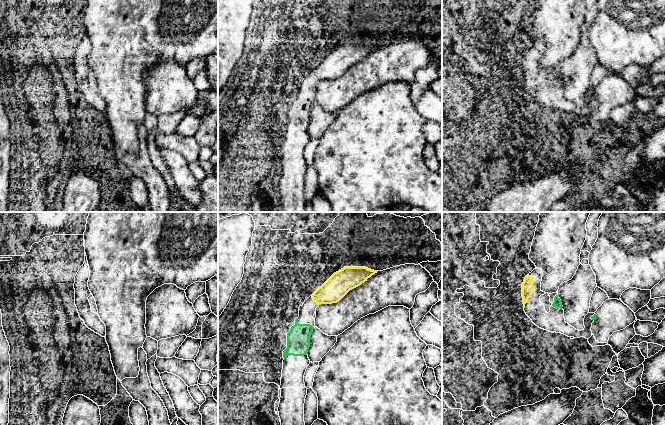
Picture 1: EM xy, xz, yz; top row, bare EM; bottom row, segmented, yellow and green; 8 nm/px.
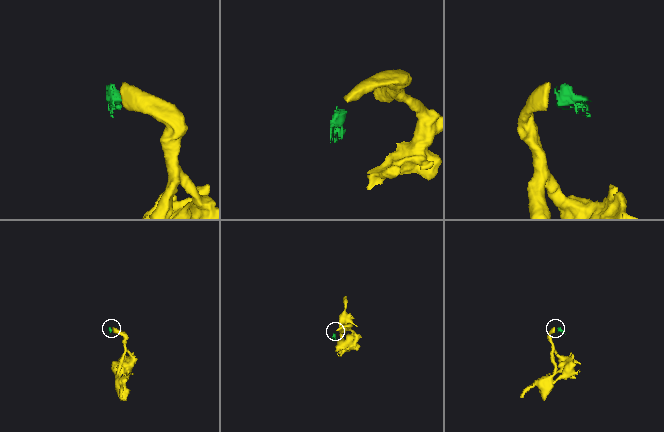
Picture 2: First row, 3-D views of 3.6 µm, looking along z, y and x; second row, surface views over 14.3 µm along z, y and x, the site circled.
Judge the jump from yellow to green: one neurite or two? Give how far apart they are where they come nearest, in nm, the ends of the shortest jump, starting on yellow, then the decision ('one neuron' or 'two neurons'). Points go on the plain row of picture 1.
180 nm | xz (318, 80), (309, 100) | one neuron

